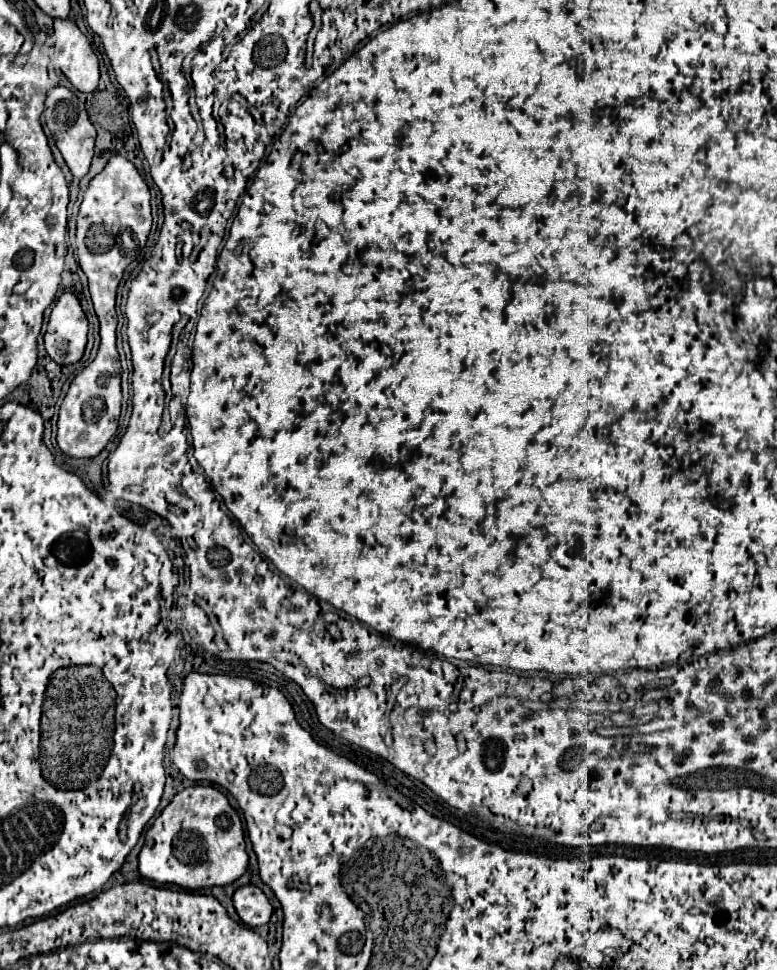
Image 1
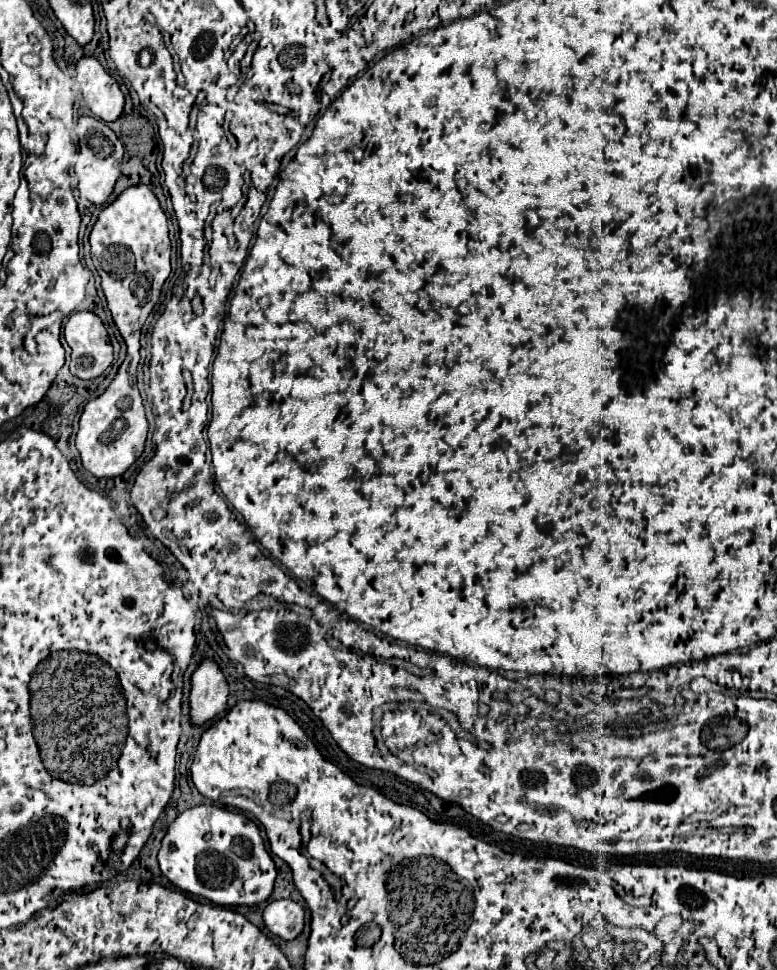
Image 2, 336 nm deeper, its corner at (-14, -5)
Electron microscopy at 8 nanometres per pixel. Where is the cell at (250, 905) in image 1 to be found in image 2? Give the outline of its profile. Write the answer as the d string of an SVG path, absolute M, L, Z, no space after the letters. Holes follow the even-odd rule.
M273 900L263 910L265 926L283 940L293 940L303 930L305 912L293 900Z

